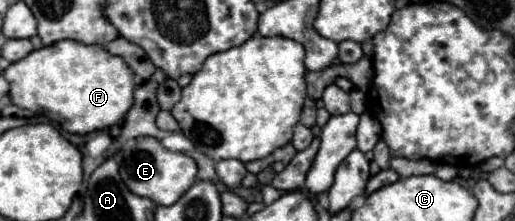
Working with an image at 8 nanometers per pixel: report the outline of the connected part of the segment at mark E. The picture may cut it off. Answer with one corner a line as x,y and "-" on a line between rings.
137,137
133,143
135,149
127,147
127,157
121,161
121,179
135,195
145,195
157,205
169,205
197,181
197,163
189,155
167,151
155,137

